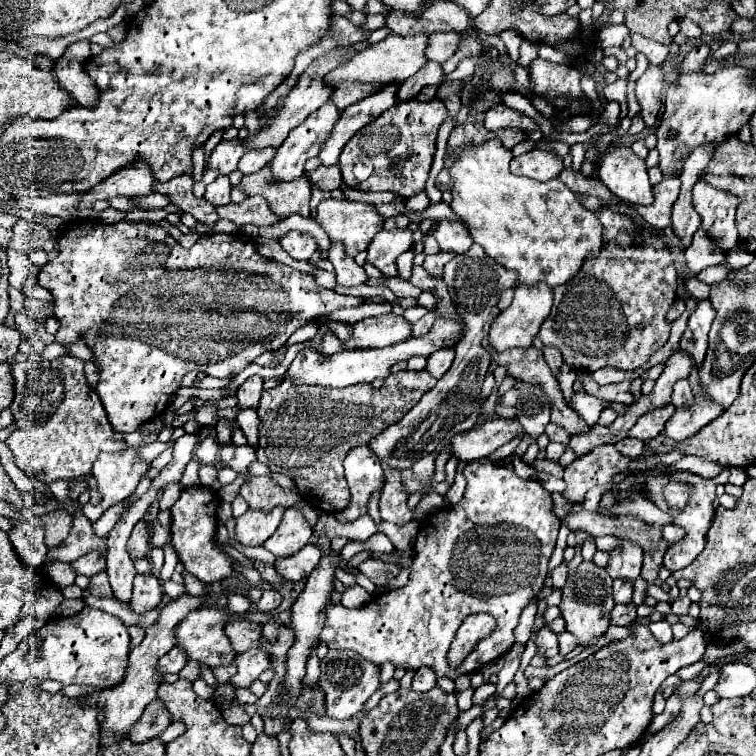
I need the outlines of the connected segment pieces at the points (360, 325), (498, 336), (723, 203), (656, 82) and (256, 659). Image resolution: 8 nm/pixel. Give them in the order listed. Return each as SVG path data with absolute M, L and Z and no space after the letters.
M393 313L361 319L351 325L351 339L341 341L343 349L375 349L401 343L411 337L411 325Z
M519 285L515 289L513 303L493 321L493 329L489 331L491 345L497 351L505 351L513 347L529 347L533 343L533 337L537 335L537 329L549 315L551 305L553 305L553 289L549 289L549 285Z
M697 181L693 187L693 207L703 219L703 227L709 229L709 235L725 249L731 251L739 237L735 225L735 209L739 205L739 197L715 189L707 181Z
M649 65L647 71L637 79L635 93L645 125L653 127L663 105L663 75L657 65Z
M251 649L249 653L243 655L235 655L235 663L237 663L237 675L231 677L231 685L235 689L249 689L251 683L265 671L269 669L269 655L263 649Z

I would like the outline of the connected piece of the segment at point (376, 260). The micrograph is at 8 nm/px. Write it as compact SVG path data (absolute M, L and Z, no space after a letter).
M391 229L377 233L377 239L367 249L367 263L377 267L383 277L397 277L397 257L413 247L413 233L409 229Z

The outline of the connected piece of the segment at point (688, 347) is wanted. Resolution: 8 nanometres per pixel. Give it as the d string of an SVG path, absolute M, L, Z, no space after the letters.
M699 301L697 309L689 317L687 329L681 337L681 349L687 351L693 357L697 369L701 367L701 363L705 359L707 333L709 333L709 327L711 327L713 319L715 319L715 313L713 313L713 307L709 305L709 301Z

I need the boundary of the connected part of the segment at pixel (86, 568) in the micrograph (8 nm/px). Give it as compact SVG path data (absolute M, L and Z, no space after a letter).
M91 551L91 553L87 553L85 557L81 557L81 559L77 559L75 563L71 563L73 567L75 567L75 571L77 573L81 573L81 575L87 575L87 577L93 577L93 575L97 575L97 573L103 573L103 571L107 571L107 561L105 561L105 553L101 553L101 551Z

